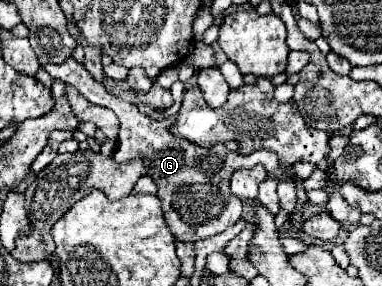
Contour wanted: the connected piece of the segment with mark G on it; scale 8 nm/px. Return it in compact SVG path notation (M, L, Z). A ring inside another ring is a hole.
M67 59L63 65L47 65L45 67L53 79L61 79L69 85L73 85L85 99L89 99L95 105L111 109L119 121L119 137L117 137L117 149L113 153L113 159L117 163L123 163L127 159L133 159L135 155L141 155L145 161L149 177L159 187L157 197L163 203L165 221L171 227L171 233L177 241L201 241L211 235L217 235L225 231L227 227L235 225L241 219L241 199L235 197L229 191L229 177L231 171L239 167L251 167L265 163L265 169L271 171L271 175L277 171L279 161L275 159L275 153L271 151L253 151L251 155L239 155L235 151L229 151L225 145L215 145L211 149L199 147L187 139L175 137L169 133L169 127L175 123L175 117L155 121L139 109L111 93L103 87L103 83L97 83L85 67L81 67L75 59Z

